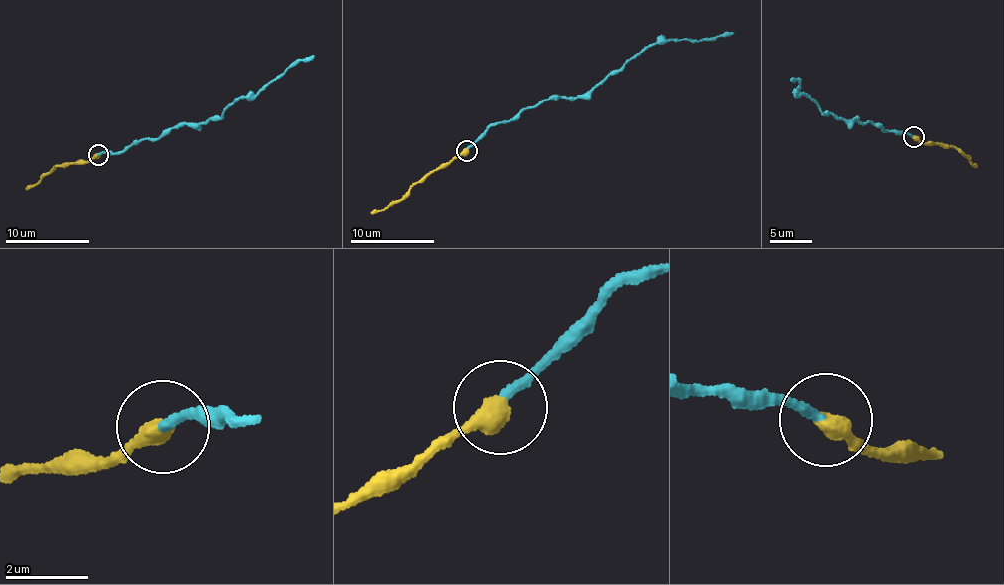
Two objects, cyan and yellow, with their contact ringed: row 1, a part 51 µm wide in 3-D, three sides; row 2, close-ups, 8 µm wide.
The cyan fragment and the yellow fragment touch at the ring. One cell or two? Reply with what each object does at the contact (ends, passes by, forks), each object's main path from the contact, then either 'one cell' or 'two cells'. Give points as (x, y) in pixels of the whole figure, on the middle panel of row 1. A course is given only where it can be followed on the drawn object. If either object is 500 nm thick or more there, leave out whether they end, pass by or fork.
course cyan (466, 150), (492, 125), (515, 119), (545, 99), (585, 98), (654, 44), (706, 40), (734, 32); course yellow (466, 150), (451, 161), (429, 170), (407, 193), (370, 213); one cell

